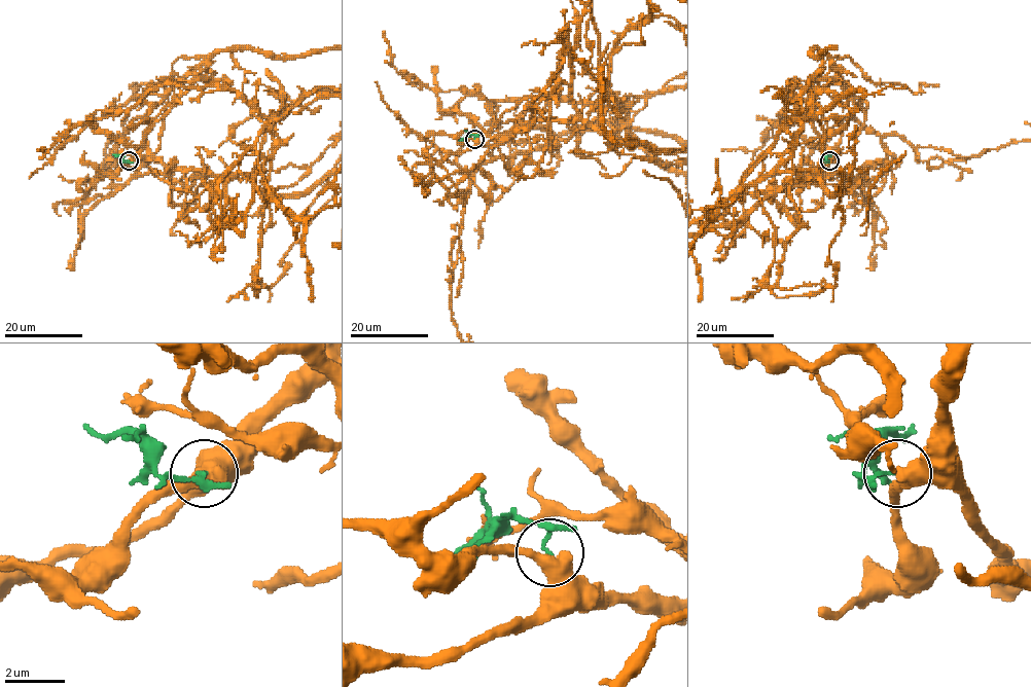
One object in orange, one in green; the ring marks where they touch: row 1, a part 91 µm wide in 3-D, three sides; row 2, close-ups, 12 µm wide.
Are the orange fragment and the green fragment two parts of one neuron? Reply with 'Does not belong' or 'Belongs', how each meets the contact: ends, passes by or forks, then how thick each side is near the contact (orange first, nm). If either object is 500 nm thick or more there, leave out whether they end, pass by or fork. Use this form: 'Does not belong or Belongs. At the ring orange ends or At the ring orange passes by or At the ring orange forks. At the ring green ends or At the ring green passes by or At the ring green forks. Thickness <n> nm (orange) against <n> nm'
Does not belong. Thickness 550 nm (orange) against 100 nm

